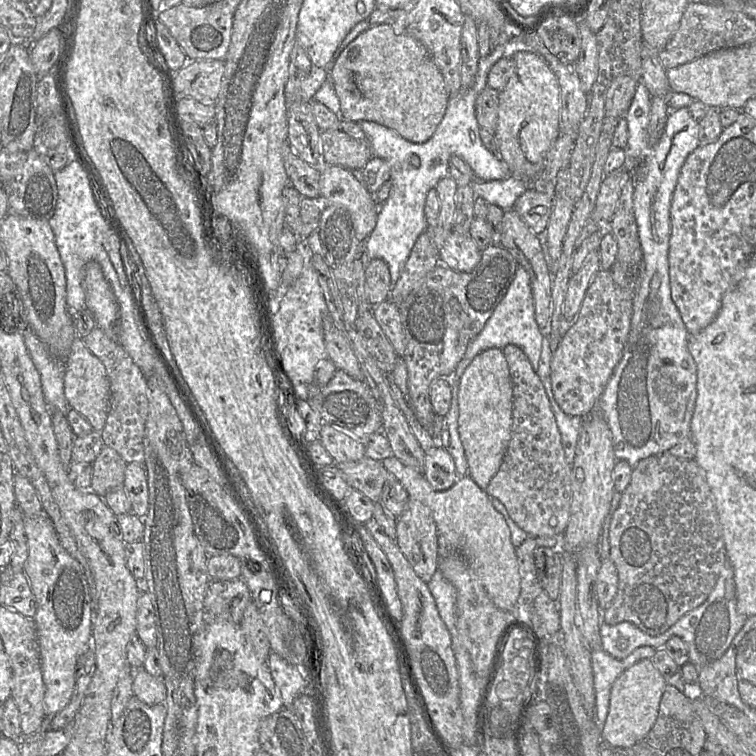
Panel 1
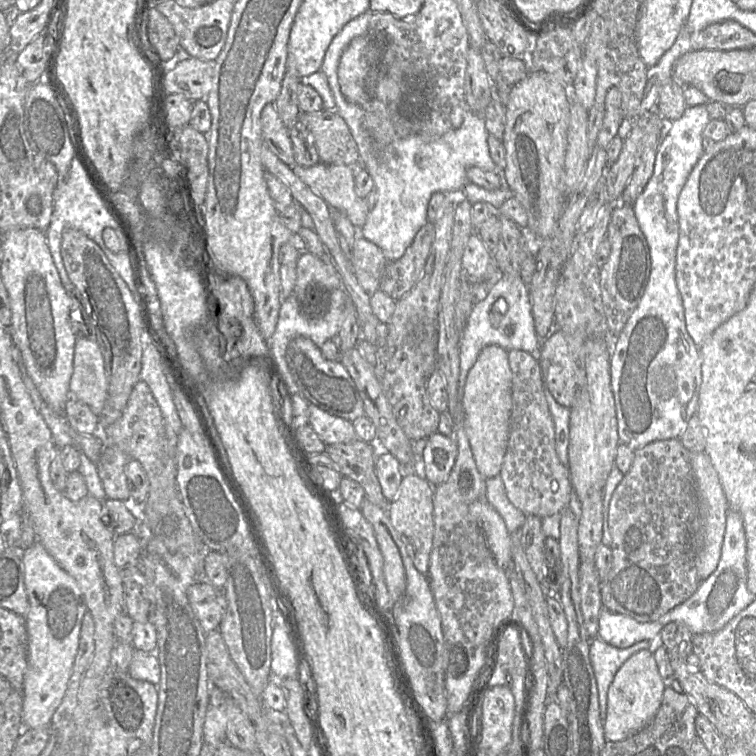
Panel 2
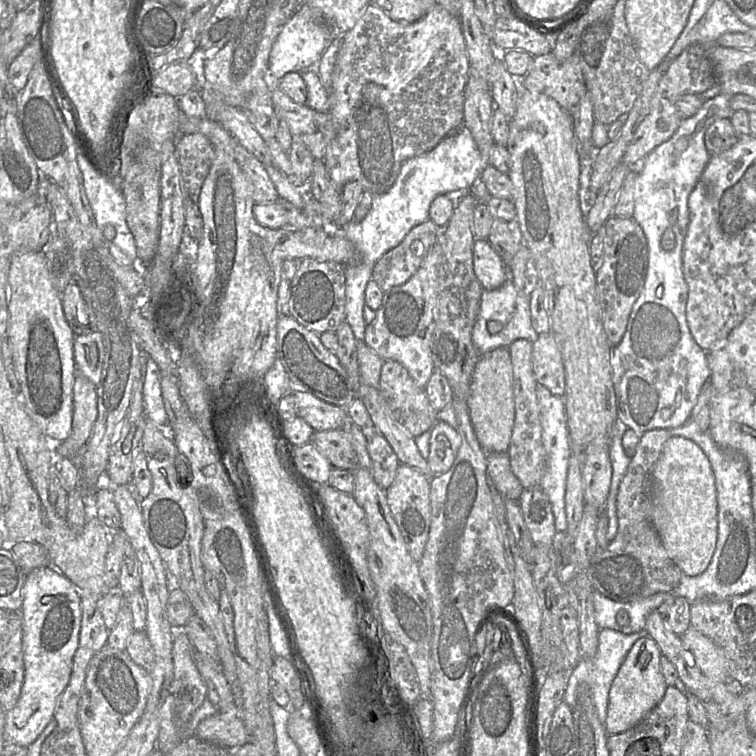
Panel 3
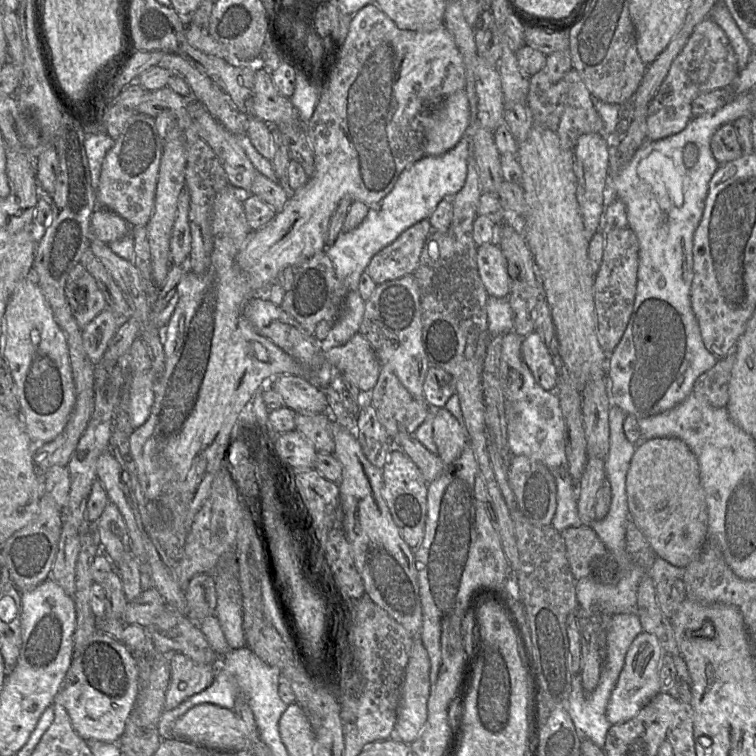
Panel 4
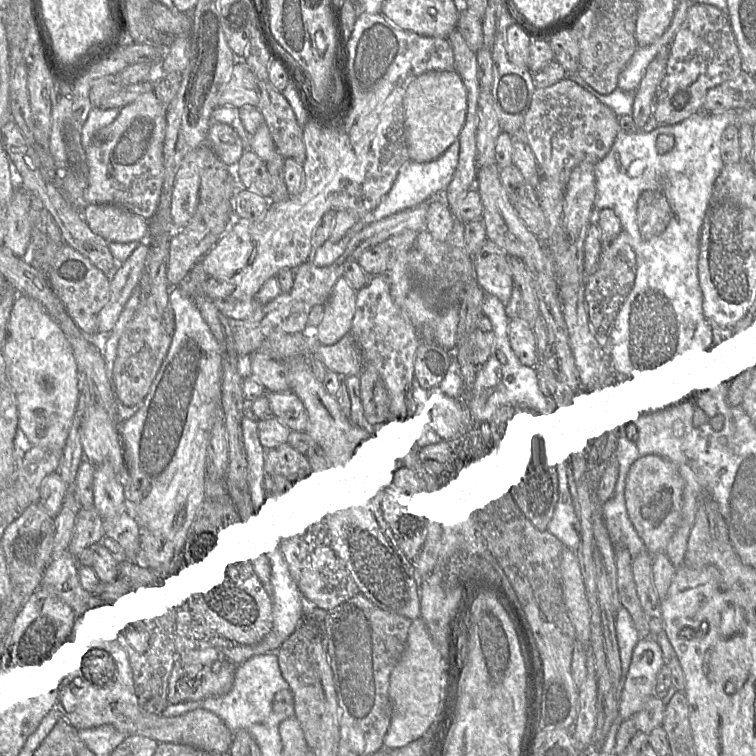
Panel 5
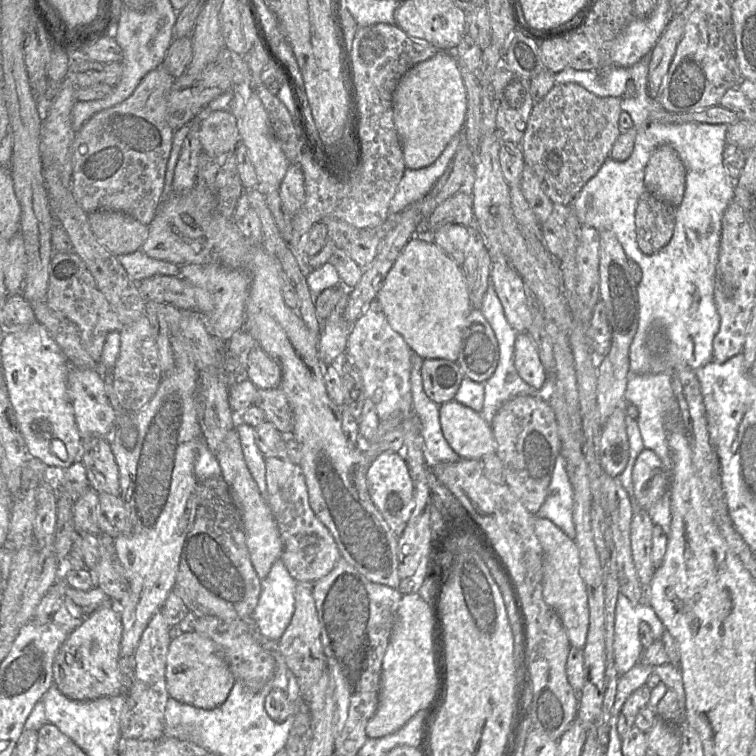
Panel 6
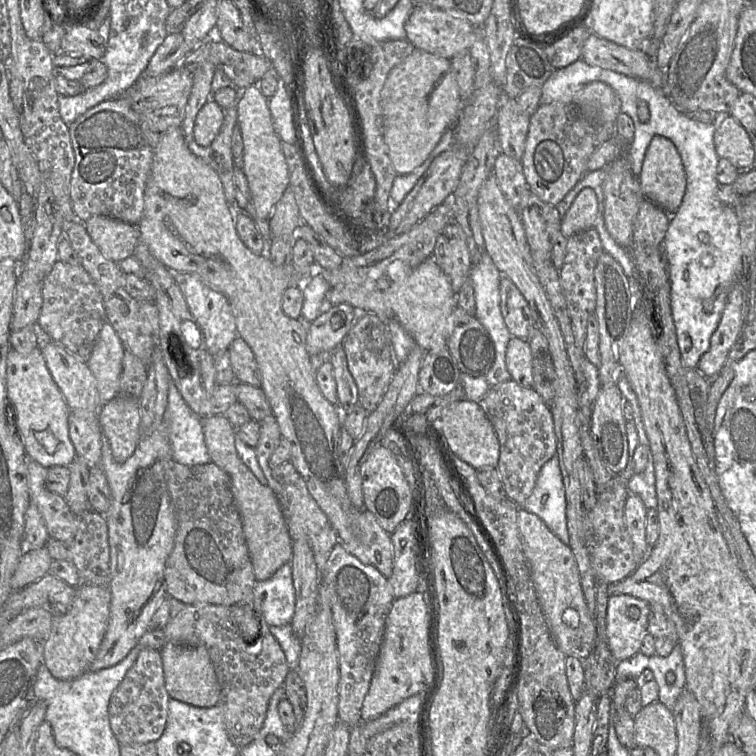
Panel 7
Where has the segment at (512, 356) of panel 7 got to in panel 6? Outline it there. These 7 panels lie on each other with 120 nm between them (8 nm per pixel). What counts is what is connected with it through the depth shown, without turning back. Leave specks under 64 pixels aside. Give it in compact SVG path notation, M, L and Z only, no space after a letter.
M520 332L514 344L514 366L519 376L535 389L545 387L549 374L539 358L537 347L527 332Z

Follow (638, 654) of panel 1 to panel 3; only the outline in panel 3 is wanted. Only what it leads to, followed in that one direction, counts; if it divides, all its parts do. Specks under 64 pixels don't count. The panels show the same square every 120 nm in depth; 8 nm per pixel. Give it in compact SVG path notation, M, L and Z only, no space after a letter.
M610 628L600 629L598 634L597 652L593 658L583 658L572 671L564 694L564 702L570 707L573 707L576 700L577 686L580 683L587 683L592 690L598 719L601 724L604 725L606 721L608 696L611 684L627 653L632 648L634 643L642 637L649 637L645 630L632 634L624 634Z

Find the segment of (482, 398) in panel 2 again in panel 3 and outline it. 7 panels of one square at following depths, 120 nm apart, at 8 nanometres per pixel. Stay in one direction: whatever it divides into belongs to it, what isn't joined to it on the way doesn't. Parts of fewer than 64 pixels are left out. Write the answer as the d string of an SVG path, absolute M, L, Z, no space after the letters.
M500 347L480 357L472 374L466 404L475 435L484 451L508 451L515 416L513 370L508 348Z

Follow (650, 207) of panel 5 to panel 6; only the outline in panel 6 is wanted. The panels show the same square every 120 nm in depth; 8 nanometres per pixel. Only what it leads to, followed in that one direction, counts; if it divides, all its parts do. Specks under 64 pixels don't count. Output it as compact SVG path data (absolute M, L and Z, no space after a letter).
M646 191L638 200L635 225L638 248L645 255L653 255L673 235L675 208Z

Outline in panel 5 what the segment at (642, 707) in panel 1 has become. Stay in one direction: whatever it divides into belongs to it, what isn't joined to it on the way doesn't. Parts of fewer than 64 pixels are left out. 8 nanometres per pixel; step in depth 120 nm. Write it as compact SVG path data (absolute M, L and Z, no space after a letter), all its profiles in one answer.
M653 636L641 638L633 649L626 681L619 699L623 720L638 712L655 695L656 677L665 664L663 652Z

